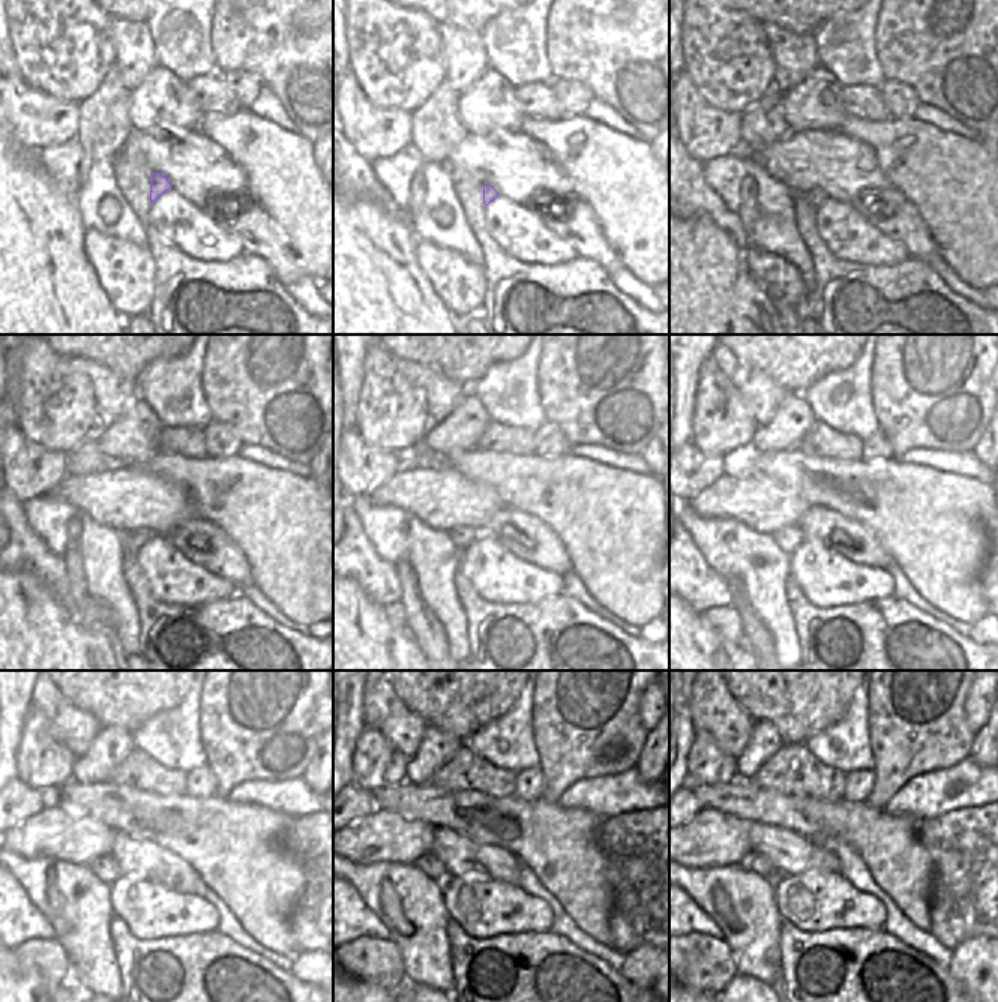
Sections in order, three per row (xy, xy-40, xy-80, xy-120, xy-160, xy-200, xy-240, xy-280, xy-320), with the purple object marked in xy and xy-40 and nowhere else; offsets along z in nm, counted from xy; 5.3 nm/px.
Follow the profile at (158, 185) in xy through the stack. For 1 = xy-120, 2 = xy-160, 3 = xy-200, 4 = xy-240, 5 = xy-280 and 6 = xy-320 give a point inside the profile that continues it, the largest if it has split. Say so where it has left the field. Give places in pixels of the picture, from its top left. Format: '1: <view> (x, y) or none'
1: xy-120 (132, 539)
2: xy-160 (462, 536)
3: xy-200 (790, 537)
4: xy-240 (105, 869)
5: xy-280 (432, 867)
6: xy-320 (754, 863)

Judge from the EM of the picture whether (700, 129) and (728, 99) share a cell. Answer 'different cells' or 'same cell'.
different cells

